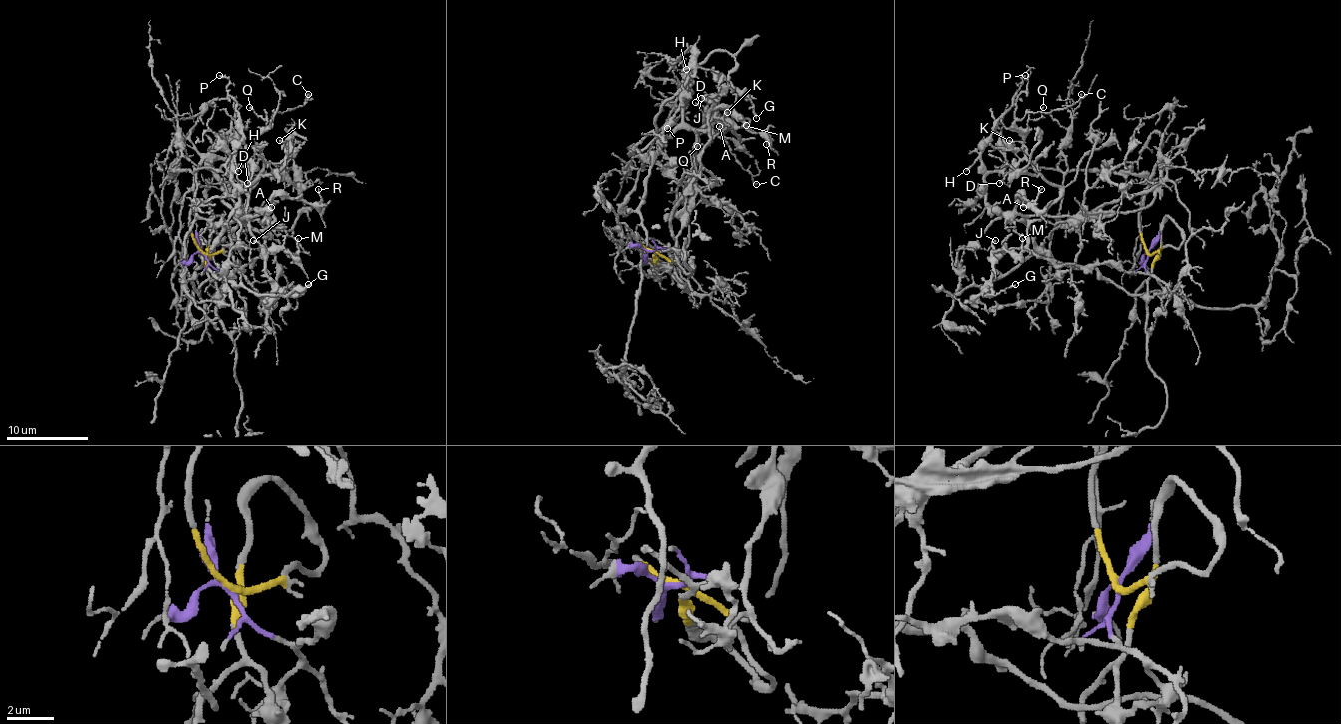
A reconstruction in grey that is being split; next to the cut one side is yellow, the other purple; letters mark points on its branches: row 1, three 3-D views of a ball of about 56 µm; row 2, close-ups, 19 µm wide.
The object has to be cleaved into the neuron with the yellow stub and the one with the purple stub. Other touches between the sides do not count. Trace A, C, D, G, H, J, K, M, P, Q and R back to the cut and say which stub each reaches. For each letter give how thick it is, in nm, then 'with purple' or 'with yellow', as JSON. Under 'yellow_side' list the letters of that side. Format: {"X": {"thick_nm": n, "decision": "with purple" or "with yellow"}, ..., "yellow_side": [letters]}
{"A": {"thick_nm": 180, "decision": "with purple"}, "C": {"thick_nm": 120, "decision": "with purple"}, "D": {"thick_nm": 130, "decision": "with purple"}, "G": {"thick_nm": 170, "decision": "with purple"}, "H": {"thick_nm": 130, "decision": "with purple"}, "J": {"thick_nm": 180, "decision": "with purple"}, "K": {"thick_nm": 130, "decision": "with purple"}, "M": {"thick_nm": 160, "decision": "with purple"}, "P": {"thick_nm": 150, "decision": "with purple"}, "Q": {"thick_nm": 140, "decision": "with purple"}, "R": {"thick_nm": 120, "decision": "with purple"}, "yellow_side": []}

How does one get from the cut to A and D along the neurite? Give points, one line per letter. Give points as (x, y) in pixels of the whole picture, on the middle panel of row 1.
A: (650, 251), (674, 249), (687, 186), (709, 139), (697, 131), (711, 118), (719, 126)
D: (650, 251), (674, 249), (685, 190), (699, 172), (709, 133), (699, 131), (695, 161), (711, 137), (695, 102)

